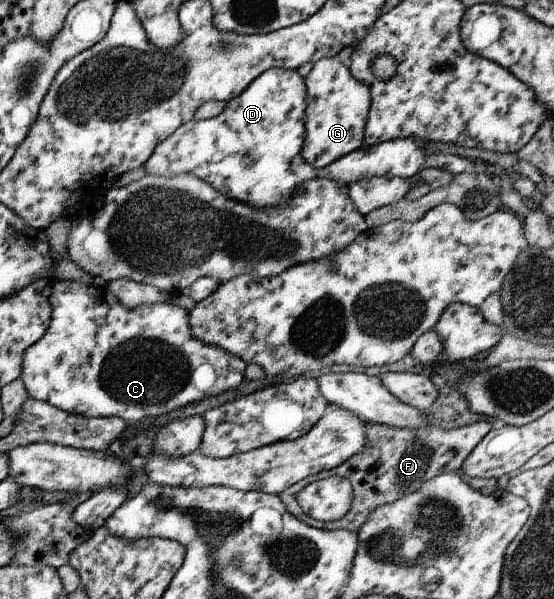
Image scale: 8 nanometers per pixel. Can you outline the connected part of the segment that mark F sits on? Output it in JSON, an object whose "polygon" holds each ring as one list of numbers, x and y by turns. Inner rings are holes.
{"polygon":[[480,421,474,423,473,425,463,426,461,428,451,429,448,431,445,431,438,425,428,425,424,428,414,429,392,428,390,426,369,423,369,426,367,427,366,451,352,456,350,460,346,460,342,465,335,467,334,469,305,477,298,483,291,485,290,488,286,489,286,491,282,492,278,496,284,503,284,507,288,509,289,513,294,514,299,519,303,519,303,521,306,521,309,526,316,527,320,530,348,530,349,532,358,533,359,529,367,523,368,519,371,517,371,513,374,512,376,508,383,506,384,504,394,503,395,501,398,501,401,496,405,496,406,494,414,493,417,489,422,488,428,480,432,480,442,472,456,473,460,475,460,477,462,477,472,489,475,489,484,495,490,495,491,493,494,493,494,490,498,487,497,479,494,479,494,477,492,477,492,479,486,479,486,477,466,477,461,467,463,466,463,461,476,447,476,444,479,441,482,441,482,438,491,429,492,425,488,421],[334,475,348,478,351,481,354,499,350,510,341,519,331,522,323,522,306,515,297,500,299,493,312,482,323,480]]}

